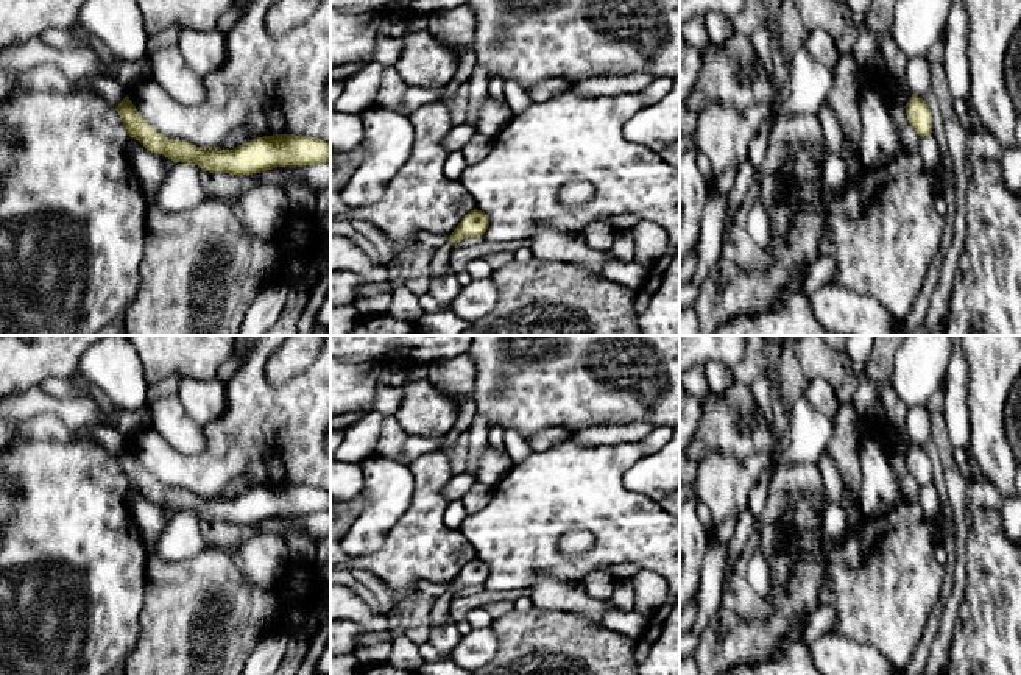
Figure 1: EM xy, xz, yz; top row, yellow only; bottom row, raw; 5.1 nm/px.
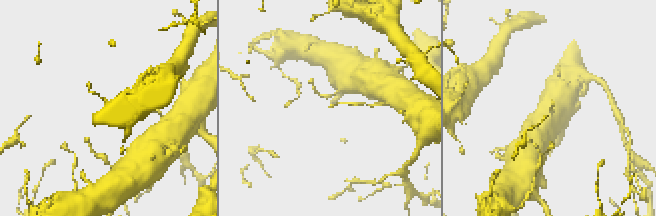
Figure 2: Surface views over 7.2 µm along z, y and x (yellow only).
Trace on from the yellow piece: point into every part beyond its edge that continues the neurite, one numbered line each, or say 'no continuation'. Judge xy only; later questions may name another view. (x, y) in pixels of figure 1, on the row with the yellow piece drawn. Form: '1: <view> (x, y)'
no continuation

